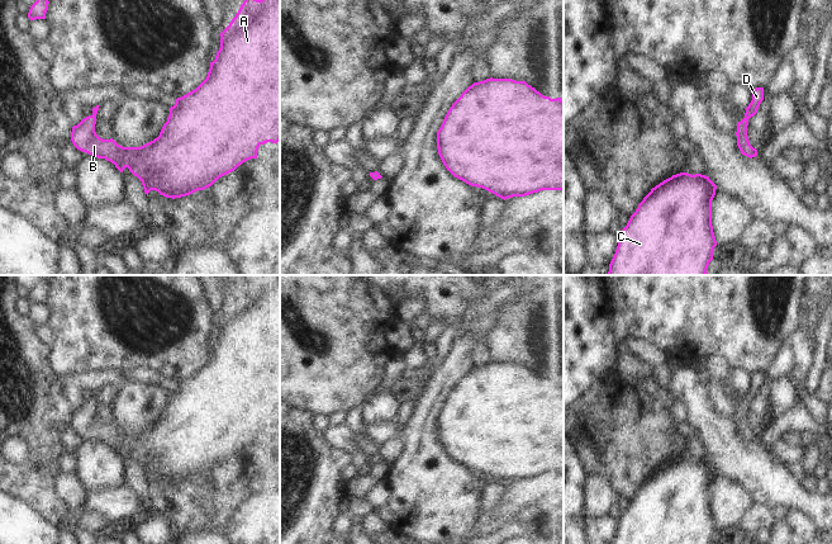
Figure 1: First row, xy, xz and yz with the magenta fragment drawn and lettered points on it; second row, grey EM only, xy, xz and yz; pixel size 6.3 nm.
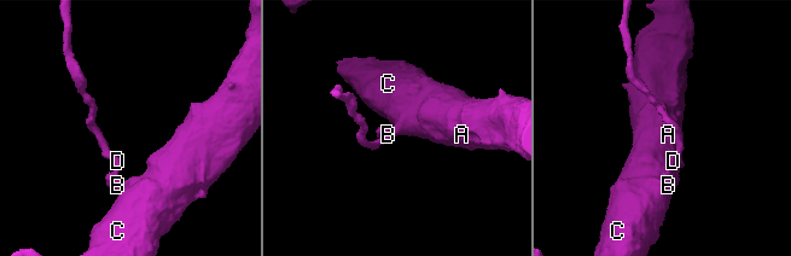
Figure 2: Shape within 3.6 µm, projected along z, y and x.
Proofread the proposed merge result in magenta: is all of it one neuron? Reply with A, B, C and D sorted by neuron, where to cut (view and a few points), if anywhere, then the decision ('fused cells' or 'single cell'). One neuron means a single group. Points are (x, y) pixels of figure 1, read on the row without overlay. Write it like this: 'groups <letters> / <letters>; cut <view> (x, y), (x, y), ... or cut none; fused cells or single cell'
groups A B C D; cut none; single cell

